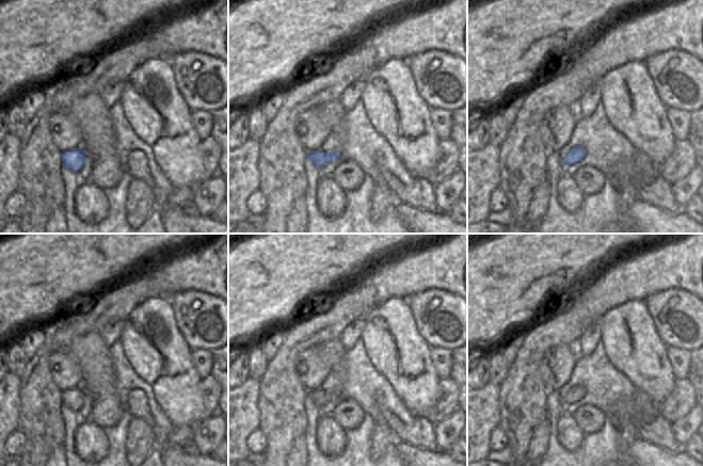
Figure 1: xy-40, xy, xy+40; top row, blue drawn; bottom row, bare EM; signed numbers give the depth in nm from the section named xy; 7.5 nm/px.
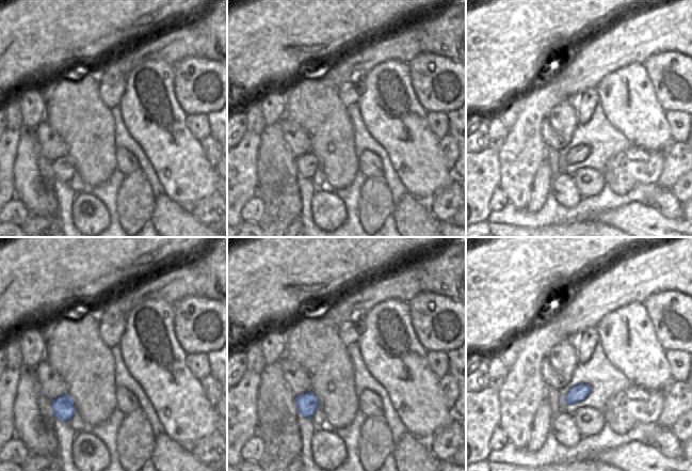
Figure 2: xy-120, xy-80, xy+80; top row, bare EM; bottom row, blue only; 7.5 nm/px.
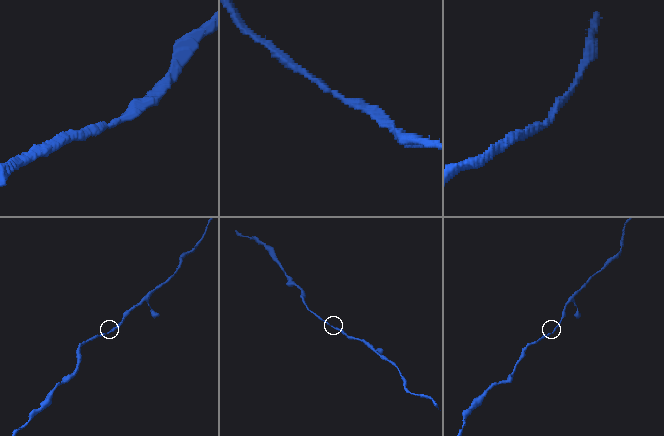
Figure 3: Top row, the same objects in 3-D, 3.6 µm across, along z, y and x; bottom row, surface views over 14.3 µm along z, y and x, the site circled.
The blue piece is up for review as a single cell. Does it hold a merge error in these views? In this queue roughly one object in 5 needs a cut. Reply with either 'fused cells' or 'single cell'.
single cell

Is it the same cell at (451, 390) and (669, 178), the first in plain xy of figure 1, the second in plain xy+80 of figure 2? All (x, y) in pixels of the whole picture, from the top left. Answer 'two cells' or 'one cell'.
one cell

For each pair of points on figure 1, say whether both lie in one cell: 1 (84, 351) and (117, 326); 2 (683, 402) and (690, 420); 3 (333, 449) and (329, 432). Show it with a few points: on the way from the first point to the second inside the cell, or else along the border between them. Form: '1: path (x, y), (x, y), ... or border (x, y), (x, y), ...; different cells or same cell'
1: border (99, 332), (108, 347); different cells
2: border (691, 407), (672, 423); different cells
3: path (333, 445), (330, 436); same cell

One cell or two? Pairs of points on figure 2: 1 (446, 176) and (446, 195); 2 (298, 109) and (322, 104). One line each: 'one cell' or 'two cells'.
1: two cells
2: one cell

